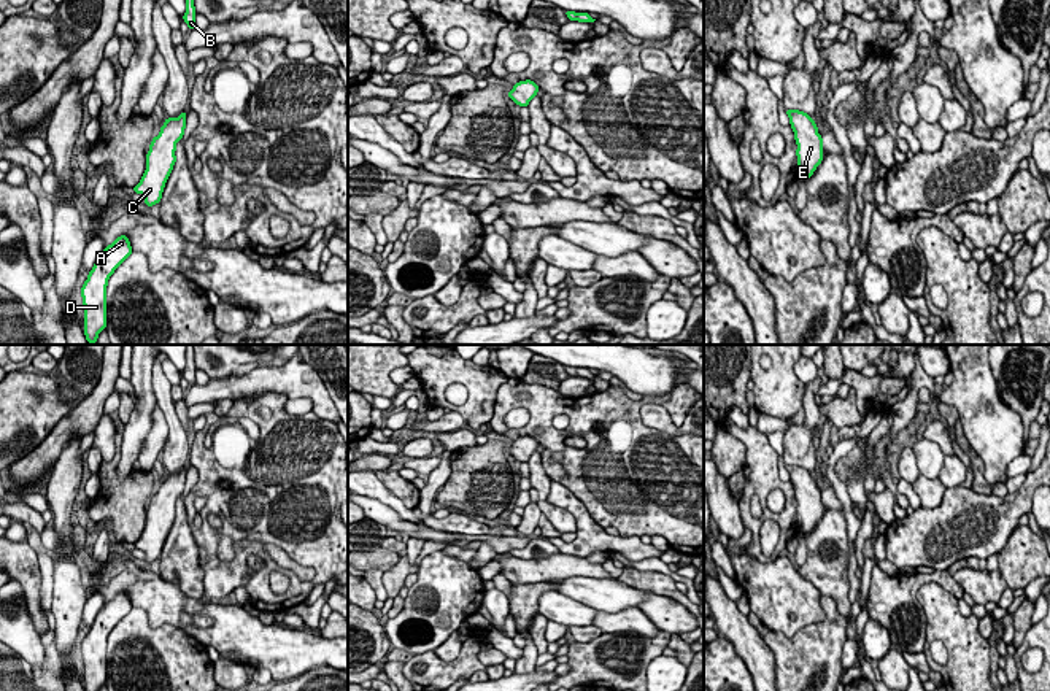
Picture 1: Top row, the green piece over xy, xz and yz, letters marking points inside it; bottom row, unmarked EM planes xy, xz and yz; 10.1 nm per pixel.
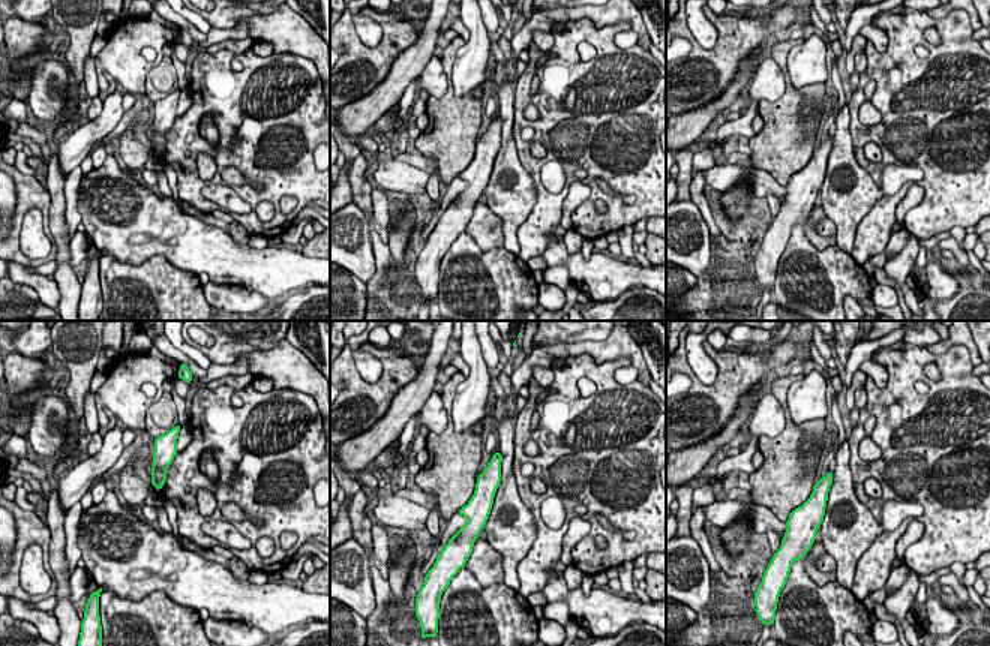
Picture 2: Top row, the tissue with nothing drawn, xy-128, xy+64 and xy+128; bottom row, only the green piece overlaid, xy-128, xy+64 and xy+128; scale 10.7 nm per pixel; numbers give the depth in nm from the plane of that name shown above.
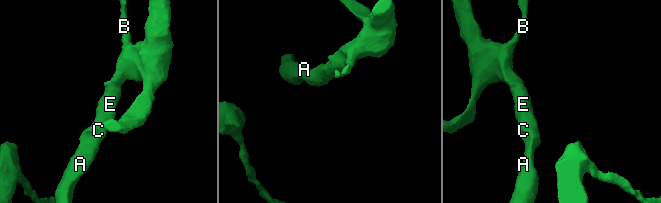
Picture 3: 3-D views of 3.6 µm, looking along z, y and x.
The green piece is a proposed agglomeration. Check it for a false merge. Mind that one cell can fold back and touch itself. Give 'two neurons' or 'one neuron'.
one neuron

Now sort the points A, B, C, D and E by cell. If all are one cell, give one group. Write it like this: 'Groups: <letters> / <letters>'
Groups: A B C D E

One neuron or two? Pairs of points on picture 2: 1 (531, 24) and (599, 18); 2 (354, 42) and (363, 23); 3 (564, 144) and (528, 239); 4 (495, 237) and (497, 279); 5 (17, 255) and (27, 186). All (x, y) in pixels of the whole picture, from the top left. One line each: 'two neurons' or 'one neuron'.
1: one neuron
2: two neurons
3: one neuron
4: two neurons
5: one neuron

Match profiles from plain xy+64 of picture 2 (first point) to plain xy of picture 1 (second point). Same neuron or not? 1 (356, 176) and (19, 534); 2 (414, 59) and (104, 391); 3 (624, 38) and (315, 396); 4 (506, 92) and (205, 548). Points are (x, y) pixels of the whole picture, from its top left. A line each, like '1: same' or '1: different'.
1: different
2: same
3: different
4: different

